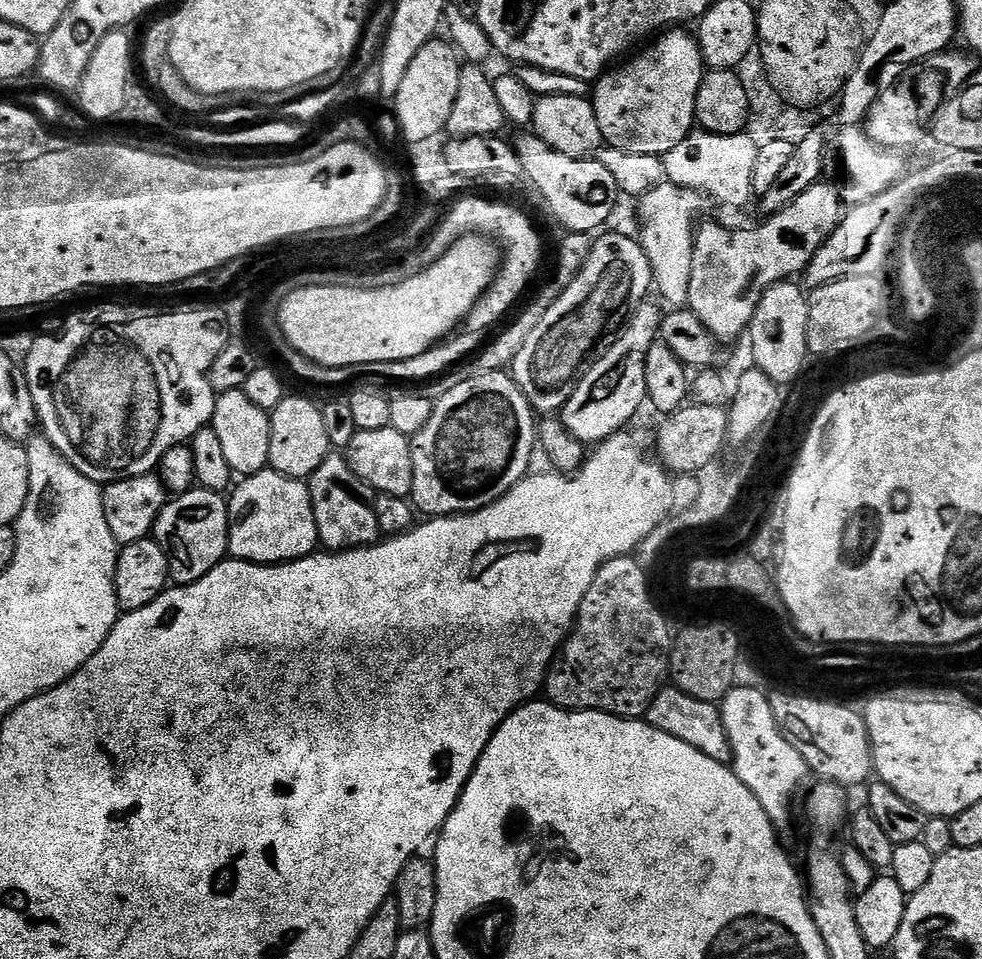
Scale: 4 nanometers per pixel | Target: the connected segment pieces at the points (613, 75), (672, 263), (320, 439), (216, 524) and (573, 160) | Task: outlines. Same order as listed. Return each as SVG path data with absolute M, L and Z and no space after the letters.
M688 30L665 31L652 43L645 52L637 51L629 64L621 63L595 81L591 102L607 147L663 158L693 131L696 95L704 81L706 65L697 37Z
M667 182L659 184L650 194L639 197L640 216L646 223L641 226L638 239L652 267L652 282L656 290L670 304L683 309L689 300L690 270L694 266L694 238L700 211L706 203L701 193Z
M285 395L284 401L272 413L272 434L268 462L271 471L289 476L295 480L307 481L309 476L322 466L332 443L326 430L326 422L321 405L307 400L304 396Z
M192 486L189 492L182 493L177 500L175 497L165 504L162 514L158 514L156 519L154 539L162 546L162 550L166 550L168 574L177 585L198 582L228 556L228 500L221 493L212 492L209 488Z
M529 134L529 136L522 137L520 141L515 141L514 147L516 153L520 155L520 161L524 167L523 179L525 181L529 180L540 191L541 198L548 203L548 208L556 215L557 222L565 224L565 229L568 232L595 233L600 230L595 230L595 228L602 227L615 214L615 200L621 199L622 193L616 187L614 174L610 174L610 170L606 170L606 166L602 166L599 158L567 156L558 150L554 150L542 137L535 134Z

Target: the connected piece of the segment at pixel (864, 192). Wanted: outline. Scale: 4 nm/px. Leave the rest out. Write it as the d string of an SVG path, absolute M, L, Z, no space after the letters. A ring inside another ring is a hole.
M844 126L837 136L831 137L828 151L824 153L824 167L827 175L836 176L835 187L845 205L855 206L878 198L886 190L897 184L906 175L904 160L895 148L880 148L868 137L860 126Z

